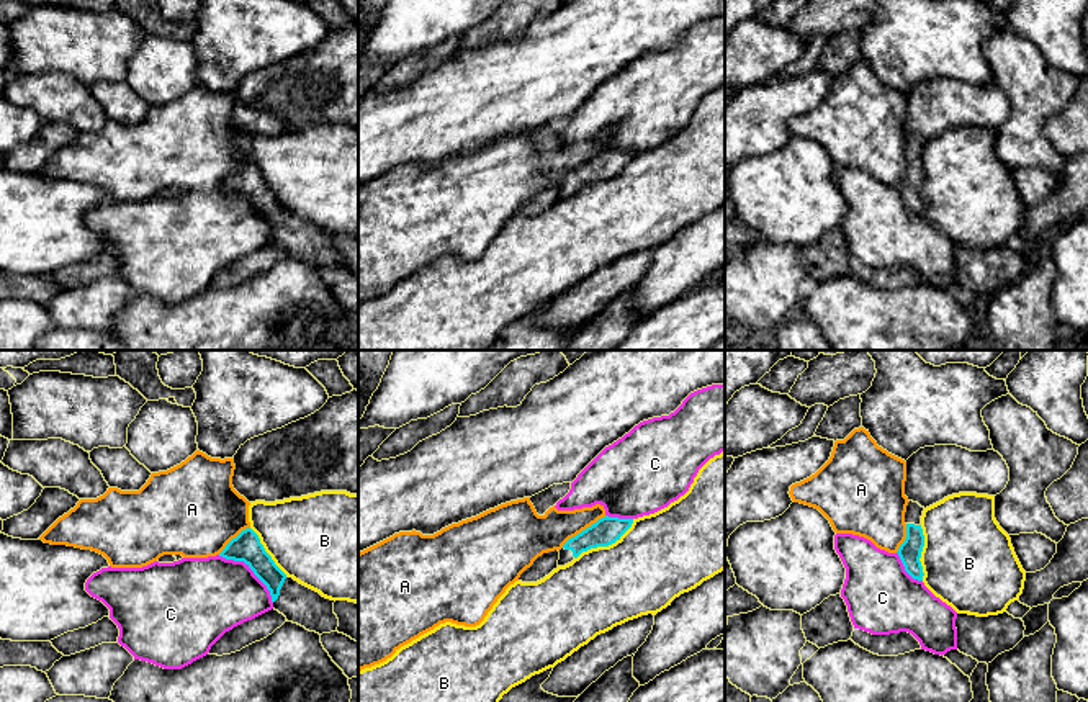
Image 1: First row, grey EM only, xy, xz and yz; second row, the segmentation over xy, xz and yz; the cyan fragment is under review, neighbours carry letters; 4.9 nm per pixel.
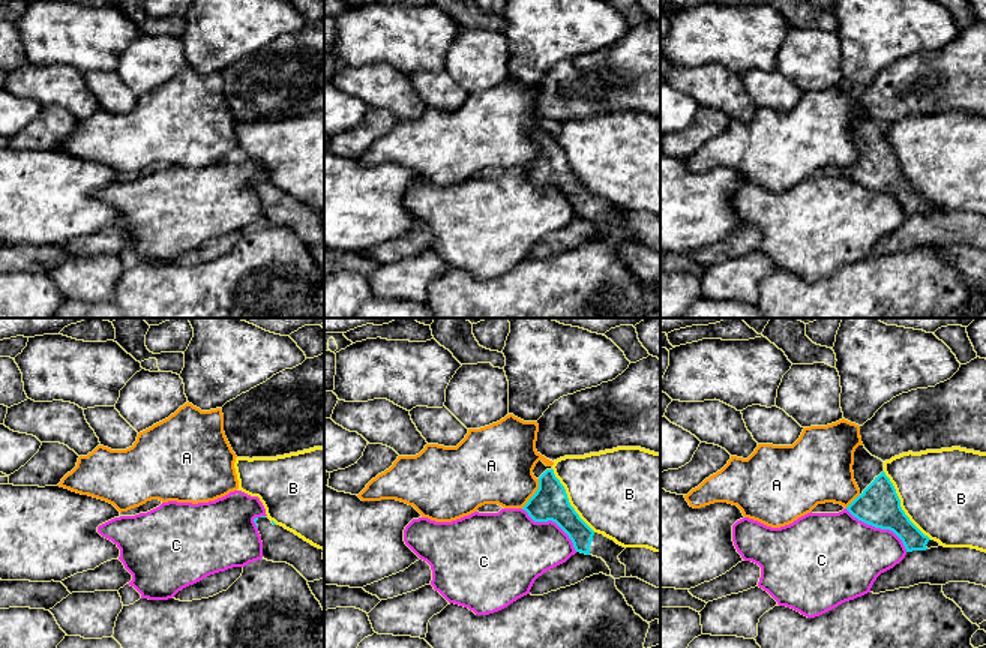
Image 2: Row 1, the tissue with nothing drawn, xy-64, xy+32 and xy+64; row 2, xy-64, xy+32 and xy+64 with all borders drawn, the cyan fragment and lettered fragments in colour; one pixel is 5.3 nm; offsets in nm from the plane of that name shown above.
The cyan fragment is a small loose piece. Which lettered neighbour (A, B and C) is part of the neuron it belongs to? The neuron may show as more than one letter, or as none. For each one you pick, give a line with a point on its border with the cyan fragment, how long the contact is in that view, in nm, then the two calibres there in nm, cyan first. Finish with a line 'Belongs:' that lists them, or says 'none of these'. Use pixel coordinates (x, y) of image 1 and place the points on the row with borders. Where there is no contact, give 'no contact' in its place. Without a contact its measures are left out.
Belongs: none of these

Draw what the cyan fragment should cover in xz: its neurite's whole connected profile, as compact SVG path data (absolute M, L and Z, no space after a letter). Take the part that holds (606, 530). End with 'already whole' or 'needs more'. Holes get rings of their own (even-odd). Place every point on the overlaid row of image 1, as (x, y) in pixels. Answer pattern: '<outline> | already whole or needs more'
M602 517L576 537L569 538L560 550L558 566L564 566L578 558L582 551L597 547L609 547L632 527L633 519Z | needs more

